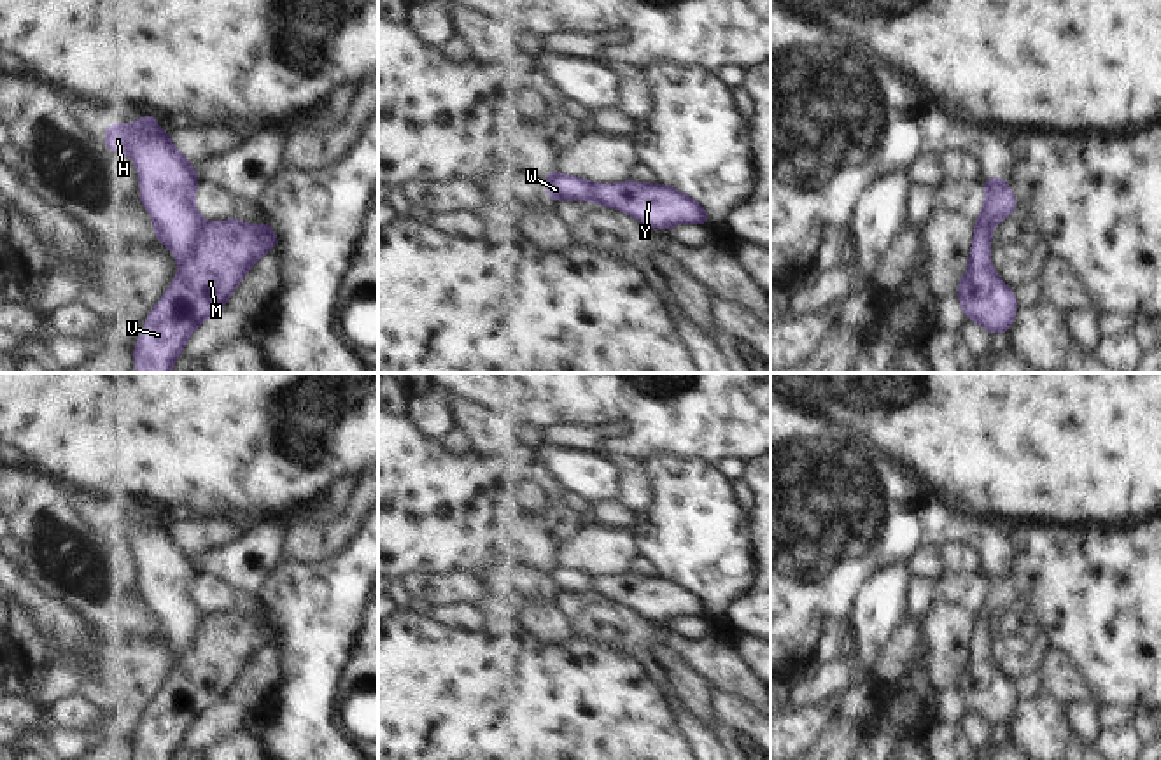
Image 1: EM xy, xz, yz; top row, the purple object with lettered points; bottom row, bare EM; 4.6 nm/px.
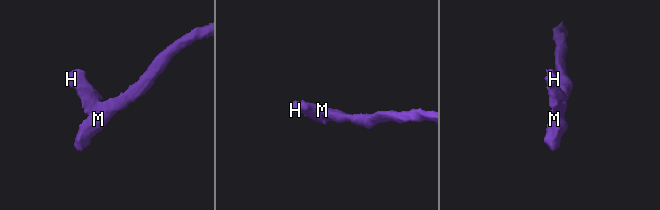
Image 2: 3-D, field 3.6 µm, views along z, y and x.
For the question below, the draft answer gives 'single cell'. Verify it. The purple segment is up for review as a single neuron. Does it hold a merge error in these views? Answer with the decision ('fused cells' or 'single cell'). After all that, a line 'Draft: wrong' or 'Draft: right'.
fused cells
Draft: wrong

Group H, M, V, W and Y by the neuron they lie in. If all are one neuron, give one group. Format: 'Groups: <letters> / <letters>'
Groups: H W / M V Y.

